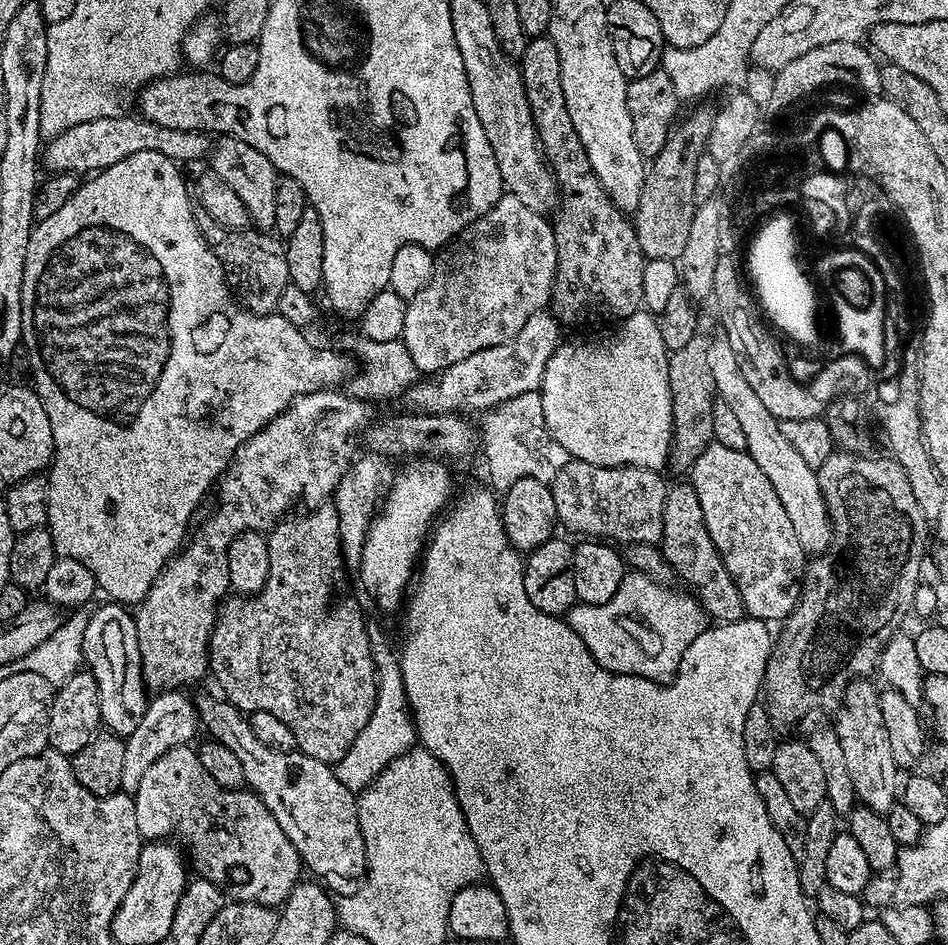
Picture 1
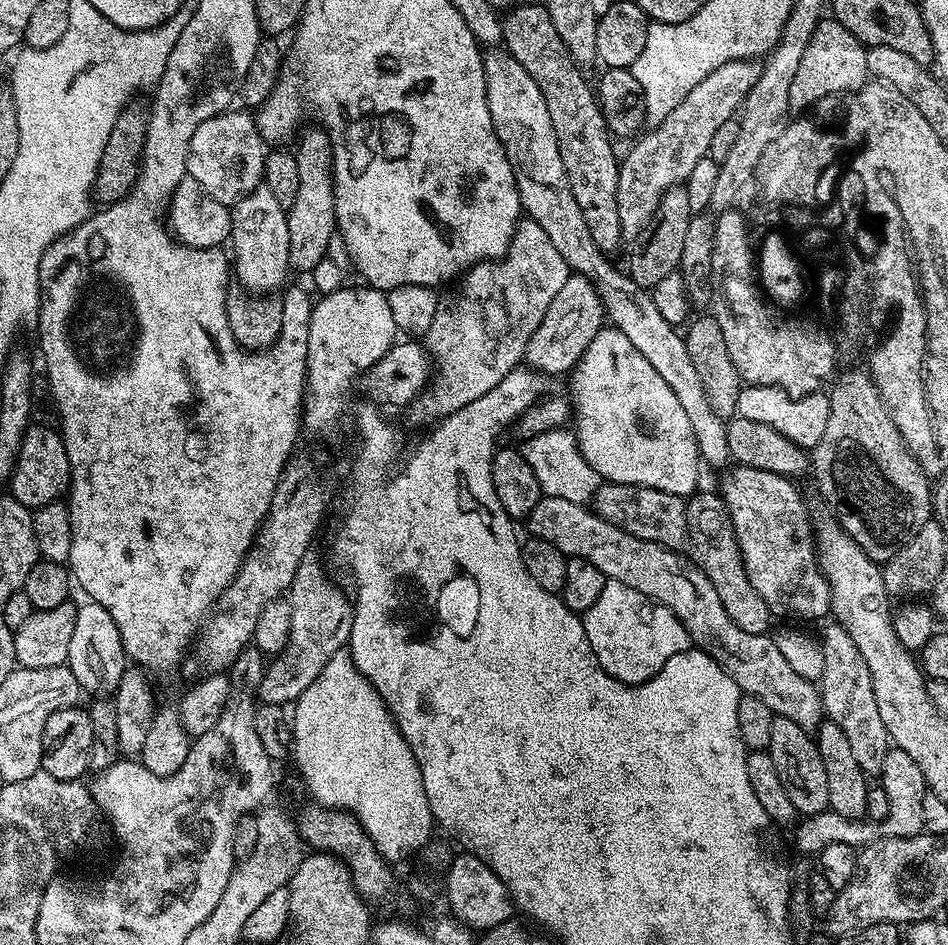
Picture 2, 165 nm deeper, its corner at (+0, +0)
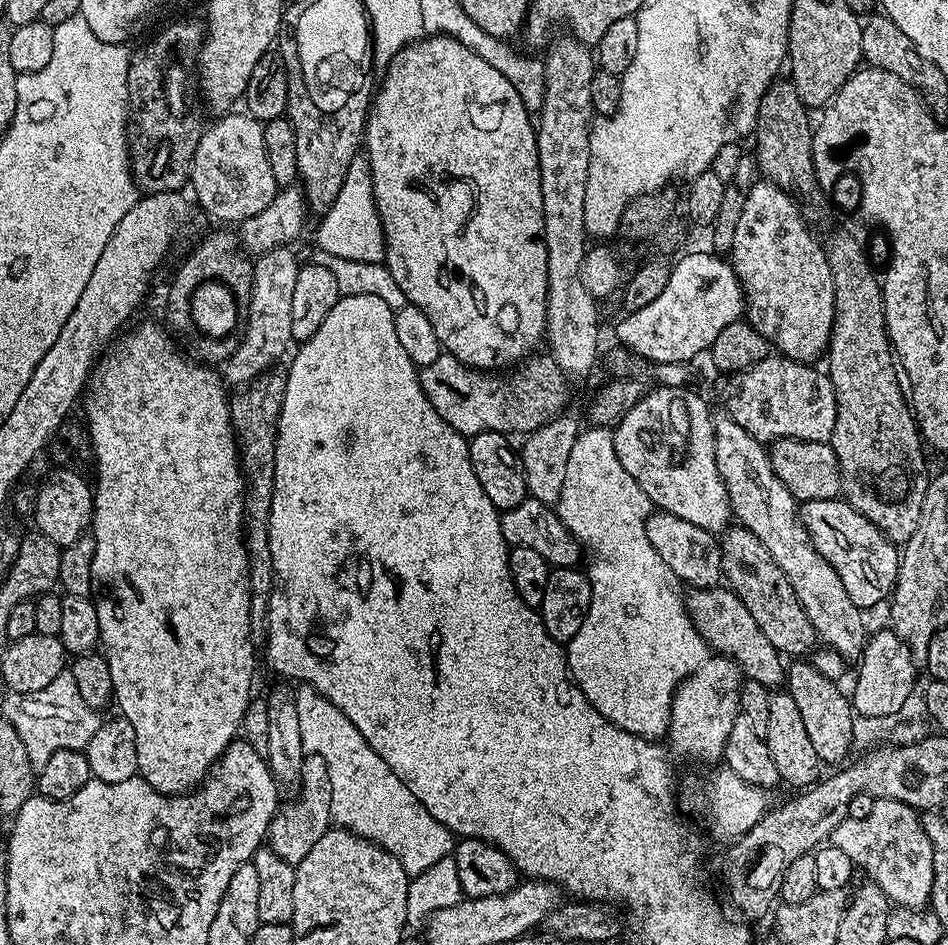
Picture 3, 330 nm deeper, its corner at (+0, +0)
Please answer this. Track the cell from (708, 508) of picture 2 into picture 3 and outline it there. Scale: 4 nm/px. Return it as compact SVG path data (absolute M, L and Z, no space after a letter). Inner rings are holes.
M739 526L729 527L719 541L723 579L744 603L746 610L750 610L750 618L758 622L758 630L766 634L770 646L788 658L807 657L817 647L816 631L810 618L806 618L806 610L802 610L798 602L798 594L794 594L794 586L790 586L790 578L782 574L782 566L774 562L770 550L766 550L766 546L754 538L749 528Z

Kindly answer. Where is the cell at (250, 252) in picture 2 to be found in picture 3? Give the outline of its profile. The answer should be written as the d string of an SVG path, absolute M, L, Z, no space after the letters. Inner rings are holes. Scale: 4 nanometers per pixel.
M277 246L255 257L252 266L252 297L242 324L244 337L240 344L238 340L230 359L223 365L222 379L225 385L251 384L257 376L280 362L288 344L293 343L294 286L298 282L301 265L296 264L296 256L290 249L288 246Z

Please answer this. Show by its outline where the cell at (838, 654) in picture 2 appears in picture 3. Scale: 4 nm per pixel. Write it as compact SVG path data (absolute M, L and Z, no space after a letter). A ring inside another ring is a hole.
M727 414L713 415L712 424L714 425L714 462L718 462L718 474L726 486L732 515L738 521L739 527L749 528L754 538L758 538L758 542L762 542L762 546L770 550L774 562L782 566L782 574L790 578L790 586L794 586L794 594L798 594L798 602L802 610L806 610L806 618L810 618L817 637L827 647L844 656L846 661L855 661L864 651L865 613L858 606L854 606L854 602L850 602L850 594L846 594L846 586L842 586L842 578L838 578L834 566L830 566L830 562L826 562L826 558L822 558L822 554L818 554L818 550L812 545L804 523L800 521L798 501L790 494L790 490L786 490L786 486L782 486L778 474L774 474L774 466L770 466L768 448L761 441L746 434L746 430L742 430L742 426L738 426L738 422L731 420Z

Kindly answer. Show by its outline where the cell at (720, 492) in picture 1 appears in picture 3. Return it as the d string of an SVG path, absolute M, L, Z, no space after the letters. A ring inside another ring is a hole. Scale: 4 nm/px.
M843 498L835 500L805 500L799 505L800 521L812 540L812 545L834 566L838 578L842 578L842 586L846 586L846 594L850 594L850 602L862 610L869 610L875 604L889 599L896 586L896 576L900 573L900 557L897 545L874 526L854 506L850 506Z

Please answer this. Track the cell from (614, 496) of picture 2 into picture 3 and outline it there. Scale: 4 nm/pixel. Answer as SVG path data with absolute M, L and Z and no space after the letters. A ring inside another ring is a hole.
M653 511L644 522L646 538L650 538L650 546L662 558L677 581L685 580L692 588L715 588L722 580L722 554L720 541L713 533L702 530L702 526L694 526L694 522L686 522L686 518L678 518L669 512Z

